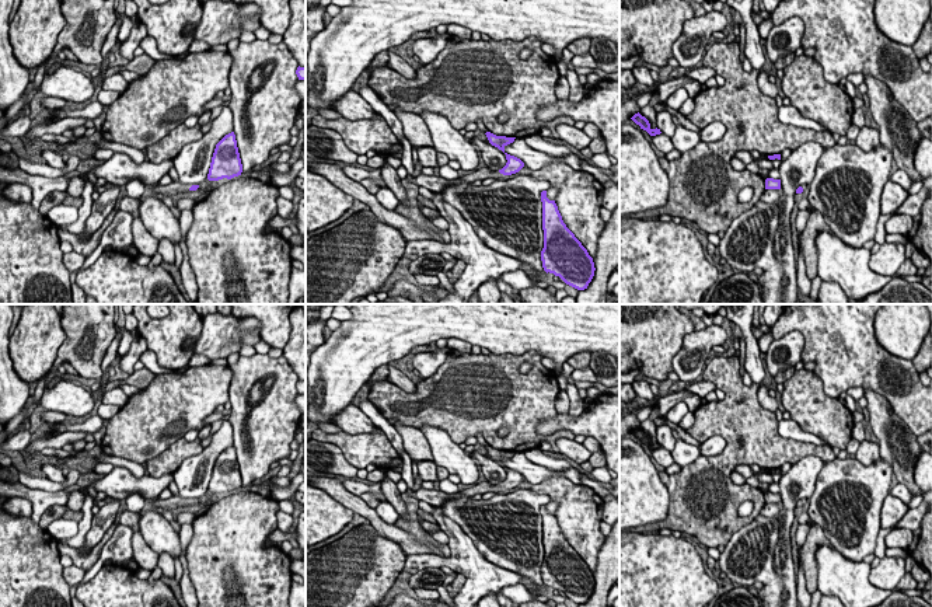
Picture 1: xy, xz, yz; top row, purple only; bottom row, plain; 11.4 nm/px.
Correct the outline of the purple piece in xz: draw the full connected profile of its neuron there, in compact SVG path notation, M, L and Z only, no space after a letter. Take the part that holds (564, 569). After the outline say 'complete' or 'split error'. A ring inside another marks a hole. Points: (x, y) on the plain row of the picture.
M541 506L544 562L541 565L542 582L559 590L566 599L584 604L594 590L594 576L587 564L566 541L555 514Z | complete

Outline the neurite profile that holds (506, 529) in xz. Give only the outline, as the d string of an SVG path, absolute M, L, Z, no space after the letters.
M519 489L498 493L488 500L465 495L450 496L440 506L444 516L461 527L488 562L520 573L540 590L547 589L541 575L541 506L551 502L548 495Z

